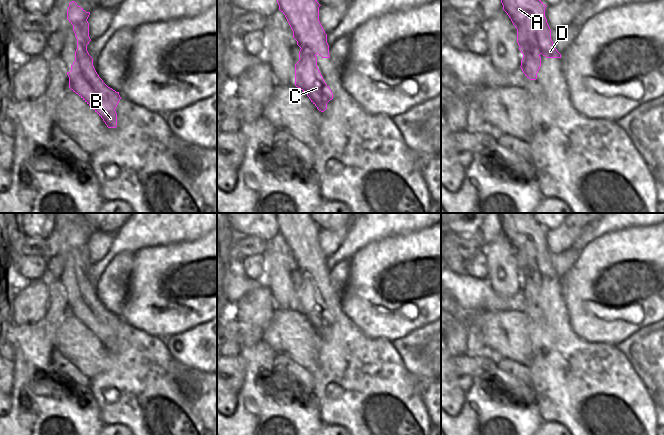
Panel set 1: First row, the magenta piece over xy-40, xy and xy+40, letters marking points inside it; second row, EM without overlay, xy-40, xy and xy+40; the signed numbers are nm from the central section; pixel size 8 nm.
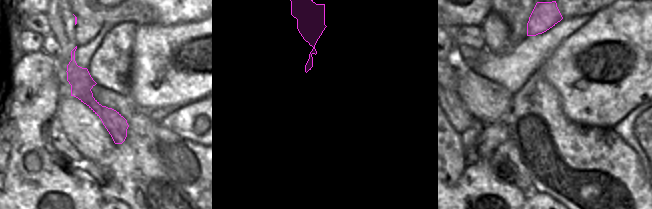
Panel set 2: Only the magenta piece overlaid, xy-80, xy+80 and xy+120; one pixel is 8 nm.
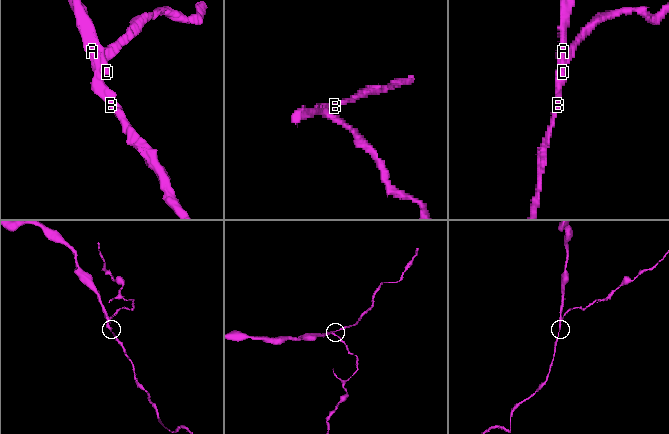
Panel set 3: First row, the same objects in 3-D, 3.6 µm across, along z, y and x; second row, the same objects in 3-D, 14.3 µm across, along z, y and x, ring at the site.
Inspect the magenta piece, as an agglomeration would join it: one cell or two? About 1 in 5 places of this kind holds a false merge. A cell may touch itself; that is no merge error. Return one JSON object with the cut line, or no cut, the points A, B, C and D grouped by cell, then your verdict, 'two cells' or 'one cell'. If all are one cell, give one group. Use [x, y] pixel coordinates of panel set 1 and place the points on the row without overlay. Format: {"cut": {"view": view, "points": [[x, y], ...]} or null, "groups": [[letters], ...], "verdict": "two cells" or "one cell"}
{"cut": {"view": "xy+40", "points": [[520, 269], [524, 267], [528, 271], [534, 271], [539, 278]]}, "groups": [["A", "D"], ["B", "C"]], "verdict": "two cells"}

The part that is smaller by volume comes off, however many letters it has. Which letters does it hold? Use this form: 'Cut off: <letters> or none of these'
Cut off: B, C.

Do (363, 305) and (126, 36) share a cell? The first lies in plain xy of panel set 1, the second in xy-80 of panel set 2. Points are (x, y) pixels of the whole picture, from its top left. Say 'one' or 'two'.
two

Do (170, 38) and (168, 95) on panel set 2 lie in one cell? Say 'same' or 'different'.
same

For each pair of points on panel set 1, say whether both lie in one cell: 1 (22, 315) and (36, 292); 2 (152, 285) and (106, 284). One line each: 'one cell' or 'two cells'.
1: one cell
2: two cells

